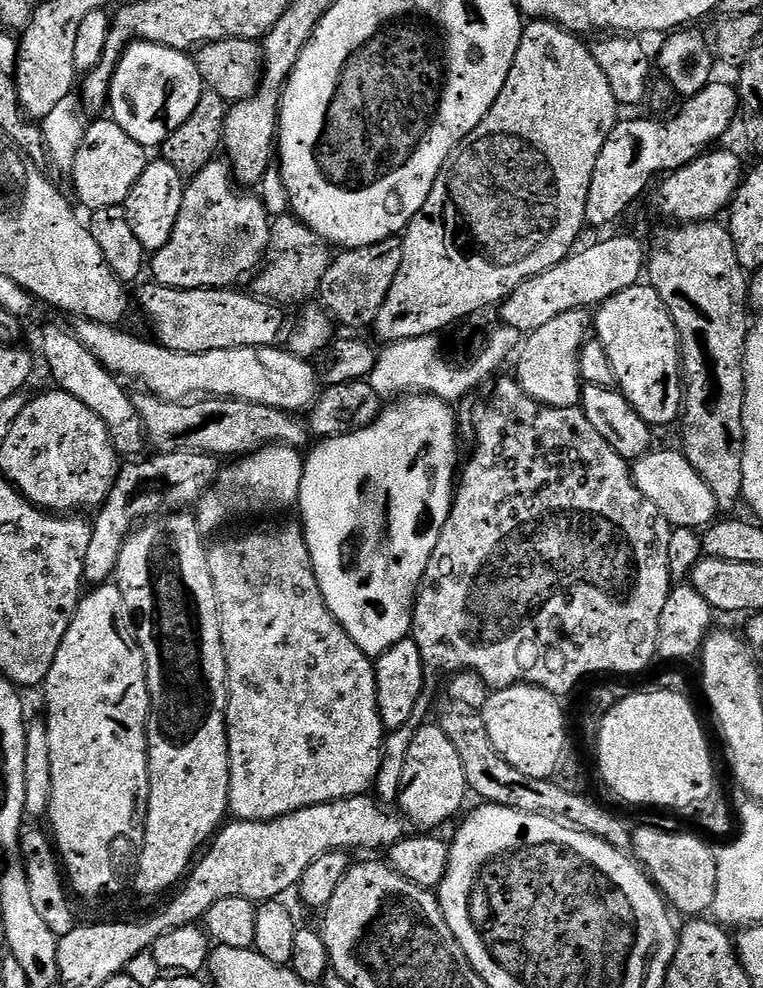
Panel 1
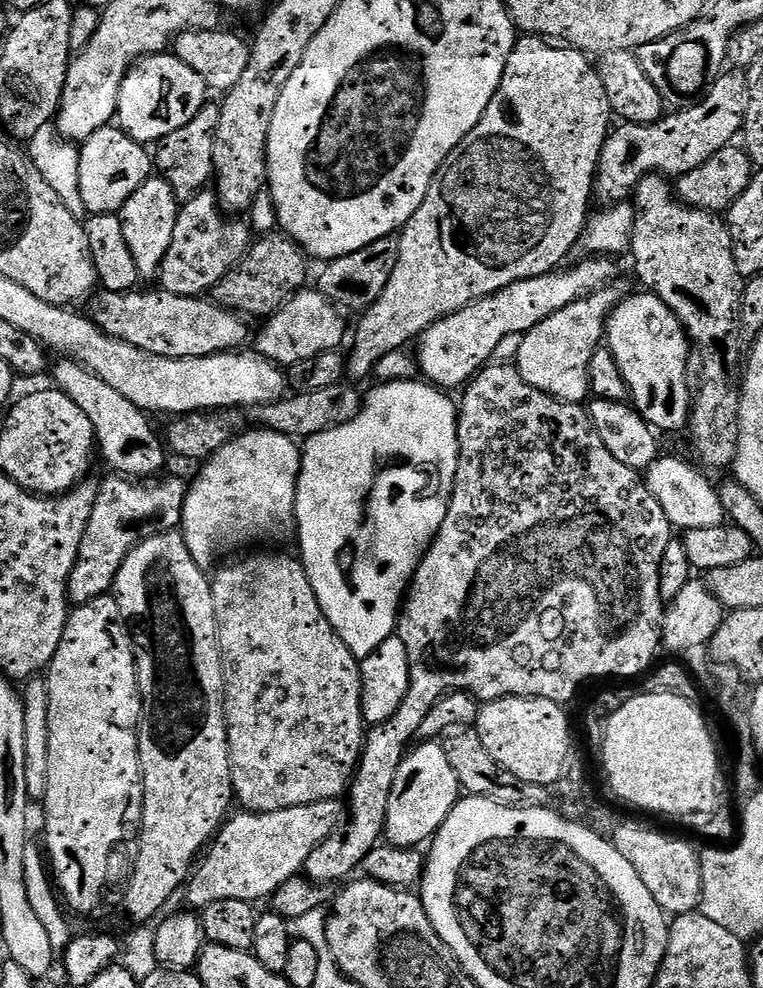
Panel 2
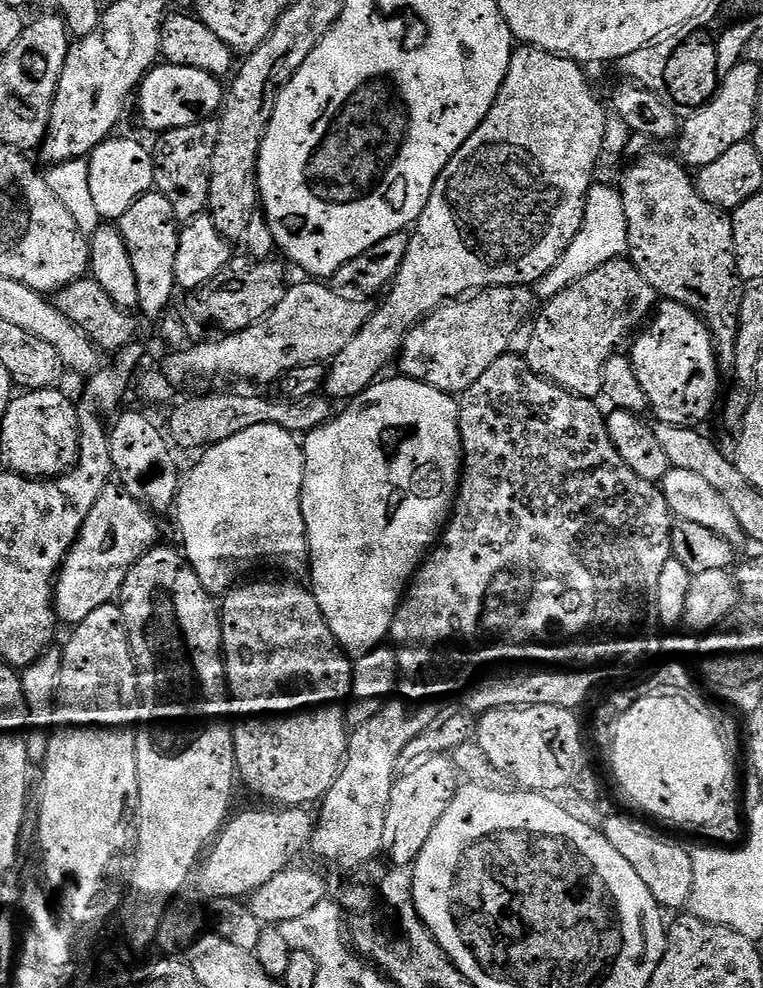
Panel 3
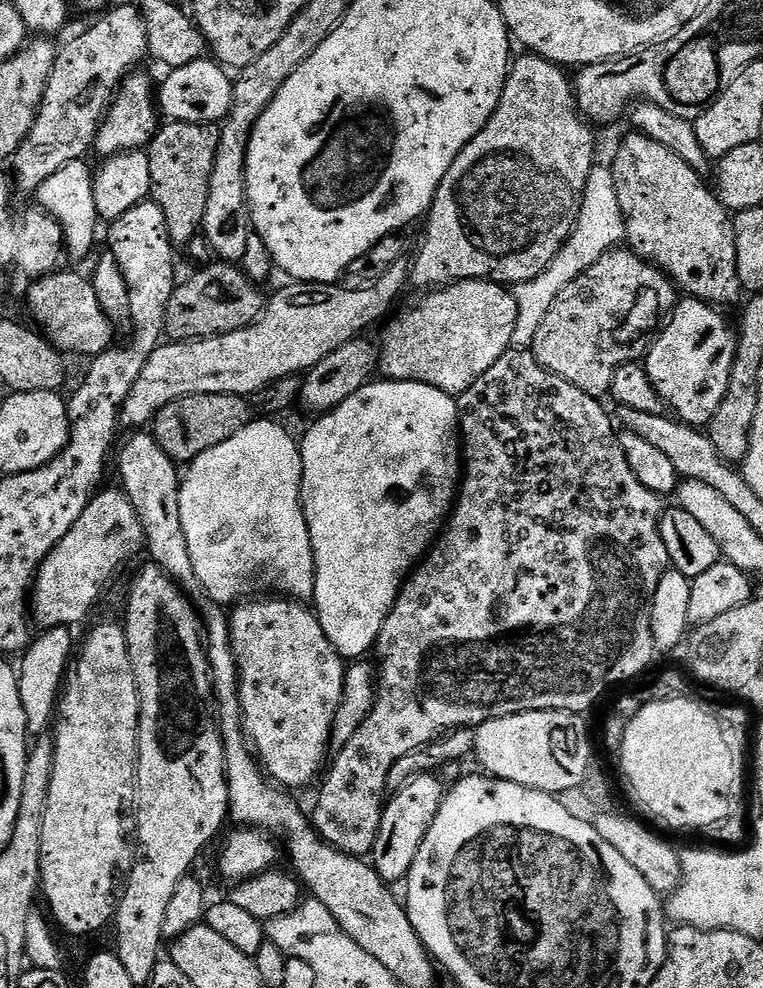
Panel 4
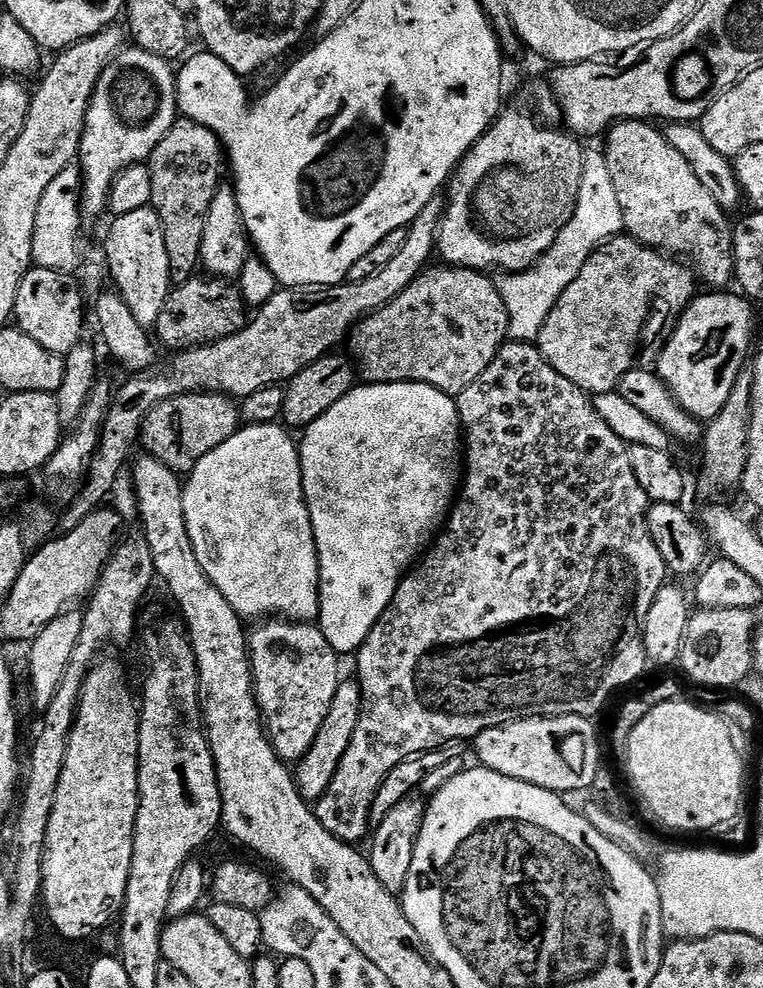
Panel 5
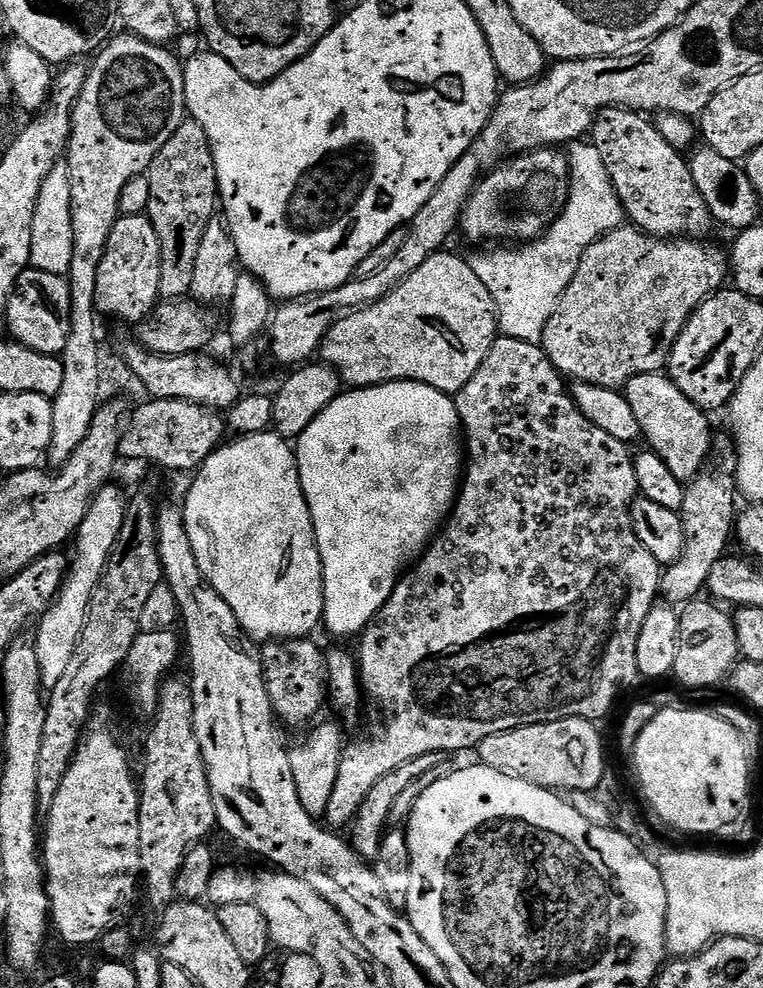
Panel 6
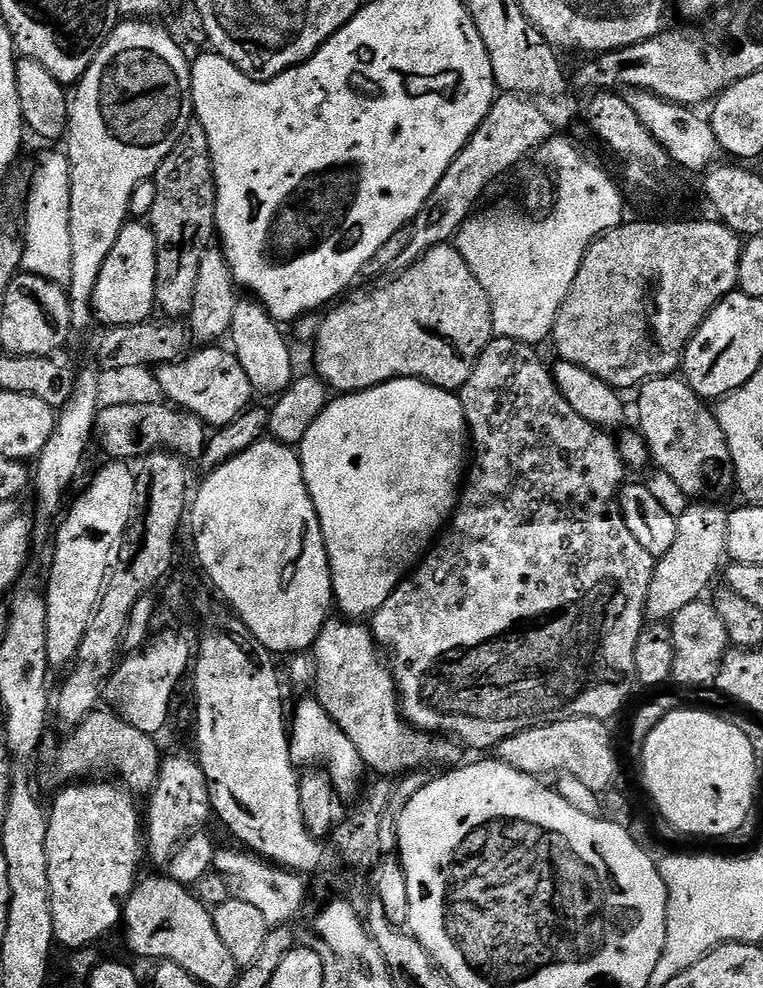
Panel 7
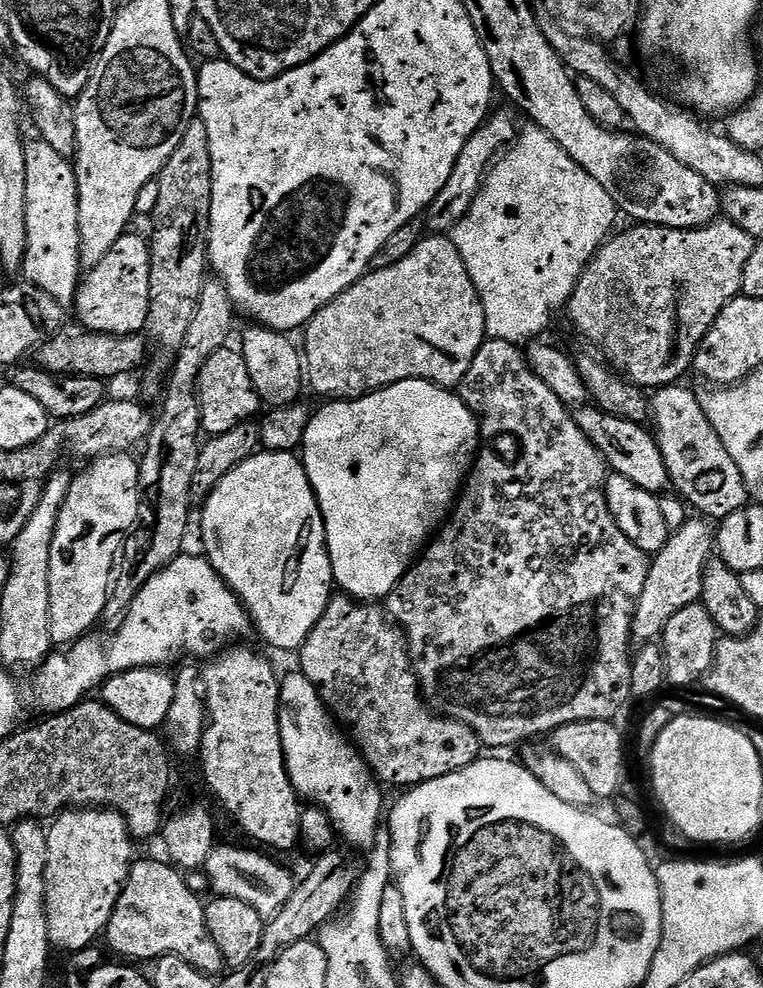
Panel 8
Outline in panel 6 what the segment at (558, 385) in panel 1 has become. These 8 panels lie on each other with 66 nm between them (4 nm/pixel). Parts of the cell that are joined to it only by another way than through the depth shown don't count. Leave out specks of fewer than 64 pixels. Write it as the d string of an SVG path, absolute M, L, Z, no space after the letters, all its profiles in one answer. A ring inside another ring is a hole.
M621 226L601 236L582 254L578 270L560 295L558 306L546 322L539 346L553 367L572 382L623 389L638 374L663 373L678 334L686 322L717 292L730 276L730 256L716 244L700 238L647 236L635 226Z

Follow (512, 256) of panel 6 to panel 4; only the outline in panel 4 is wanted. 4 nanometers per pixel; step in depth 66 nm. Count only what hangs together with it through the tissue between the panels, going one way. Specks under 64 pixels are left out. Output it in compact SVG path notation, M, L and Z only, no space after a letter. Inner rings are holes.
M608 166L593 167L580 202L580 216L576 219L572 235L560 247L560 253L550 262L545 272L511 289L514 302L518 306L518 322L512 335L513 345L531 345L534 334L538 334L538 326L542 326L542 318L546 318L550 306L554 306L554 298L558 298L558 294L562 294L562 290L566 290L570 282L590 270L590 266L594 266L598 258L624 243L624 215L622 206L618 206L618 190L614 186L612 169Z

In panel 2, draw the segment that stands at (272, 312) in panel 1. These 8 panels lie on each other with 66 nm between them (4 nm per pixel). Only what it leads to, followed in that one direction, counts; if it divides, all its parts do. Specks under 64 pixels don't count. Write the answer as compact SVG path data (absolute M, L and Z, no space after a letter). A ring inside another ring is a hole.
M104 290L93 295L90 300L90 319L106 334L130 342L130 346L138 346L144 352L175 360L213 356L239 349L247 345L244 344L247 340L249 343L249 321L241 313L231 311L211 298L175 296L163 290L140 291Z

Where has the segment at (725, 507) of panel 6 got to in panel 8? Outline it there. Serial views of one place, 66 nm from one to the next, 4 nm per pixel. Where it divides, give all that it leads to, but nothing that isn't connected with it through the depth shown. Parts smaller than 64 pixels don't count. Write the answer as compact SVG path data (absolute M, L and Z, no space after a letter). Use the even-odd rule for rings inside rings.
M698 516L688 518L681 528L673 531L669 535L665 546L651 559L646 576L646 583L642 586L639 602L637 602L635 606L631 630L632 640L635 641L637 645L659 641L661 637L663 637L666 622L668 622L678 610L682 610L690 604L695 604L701 599L703 572L714 551L715 529L707 519Z

